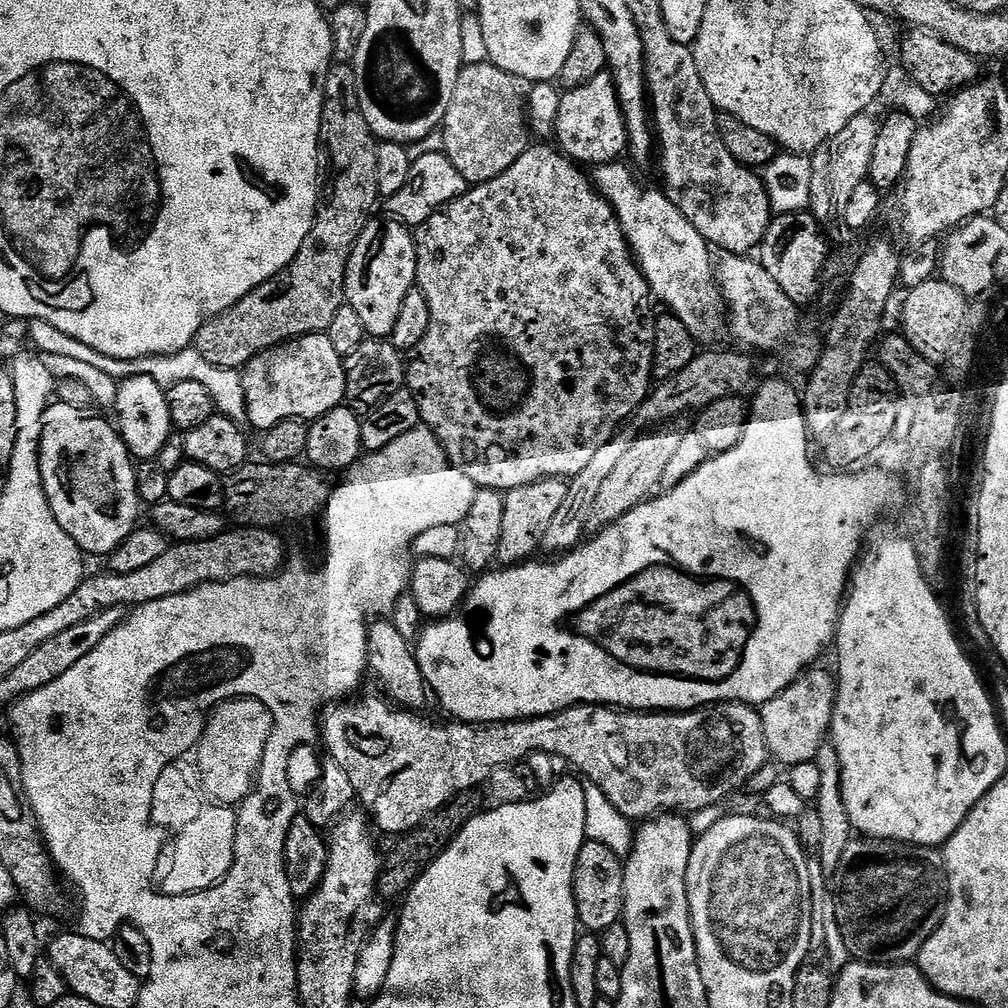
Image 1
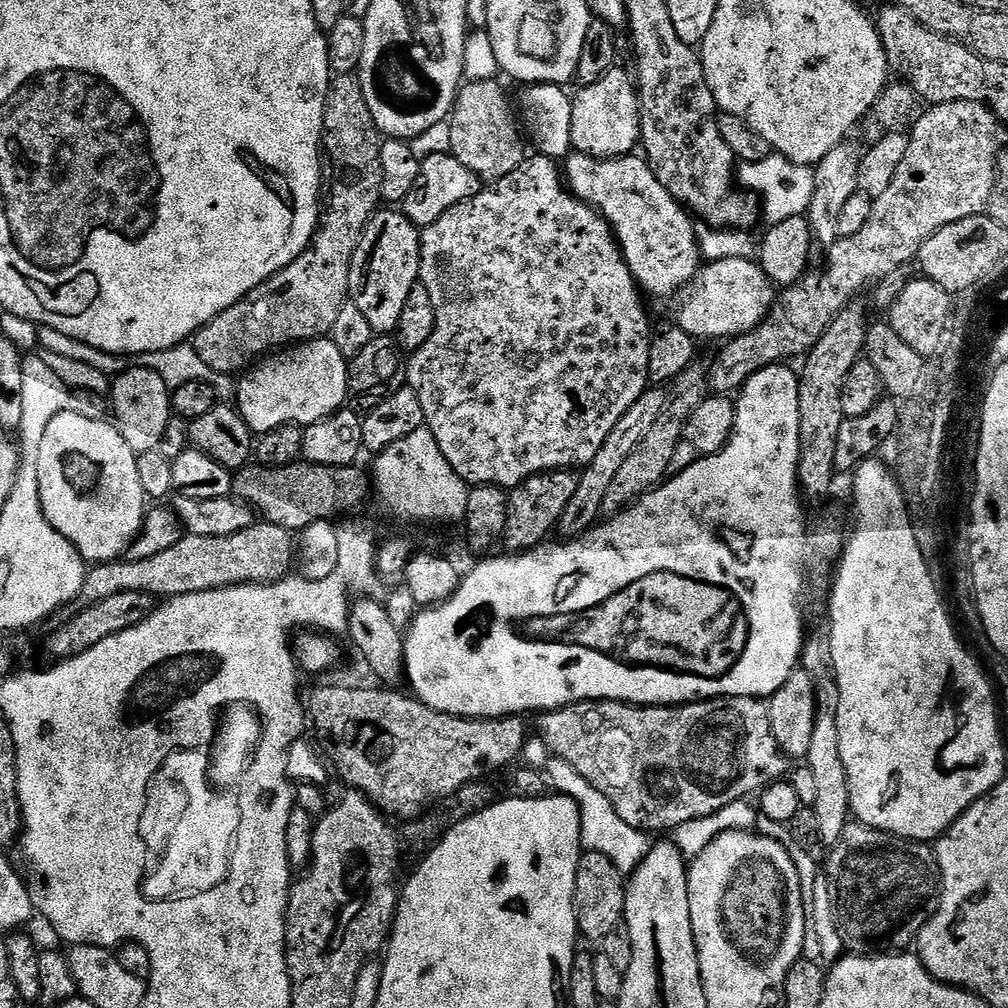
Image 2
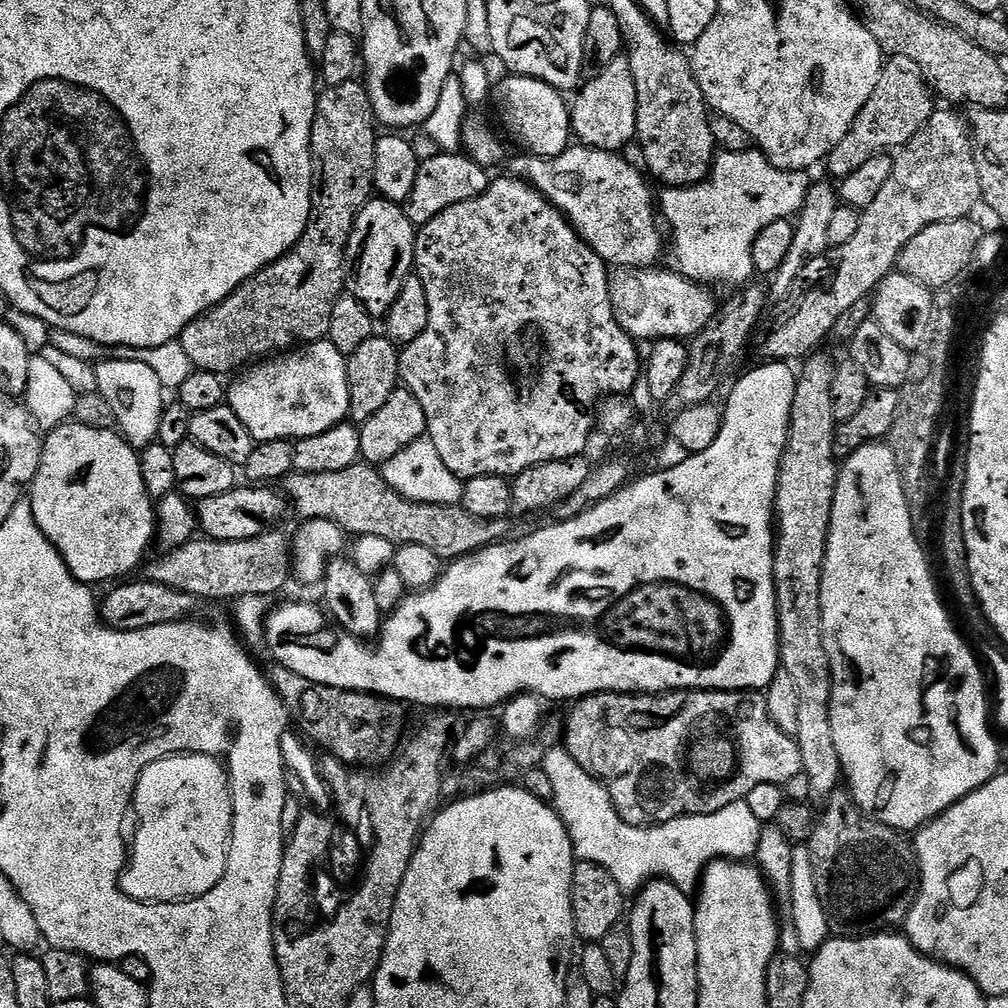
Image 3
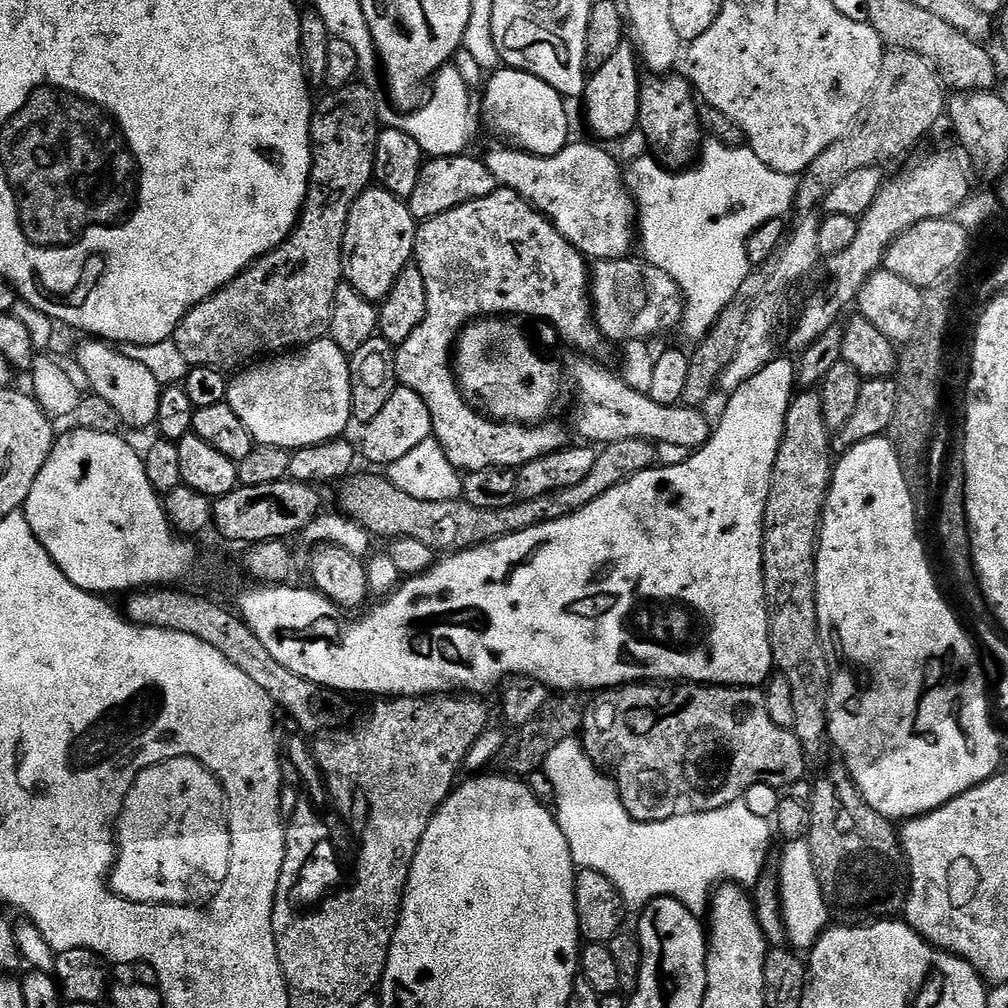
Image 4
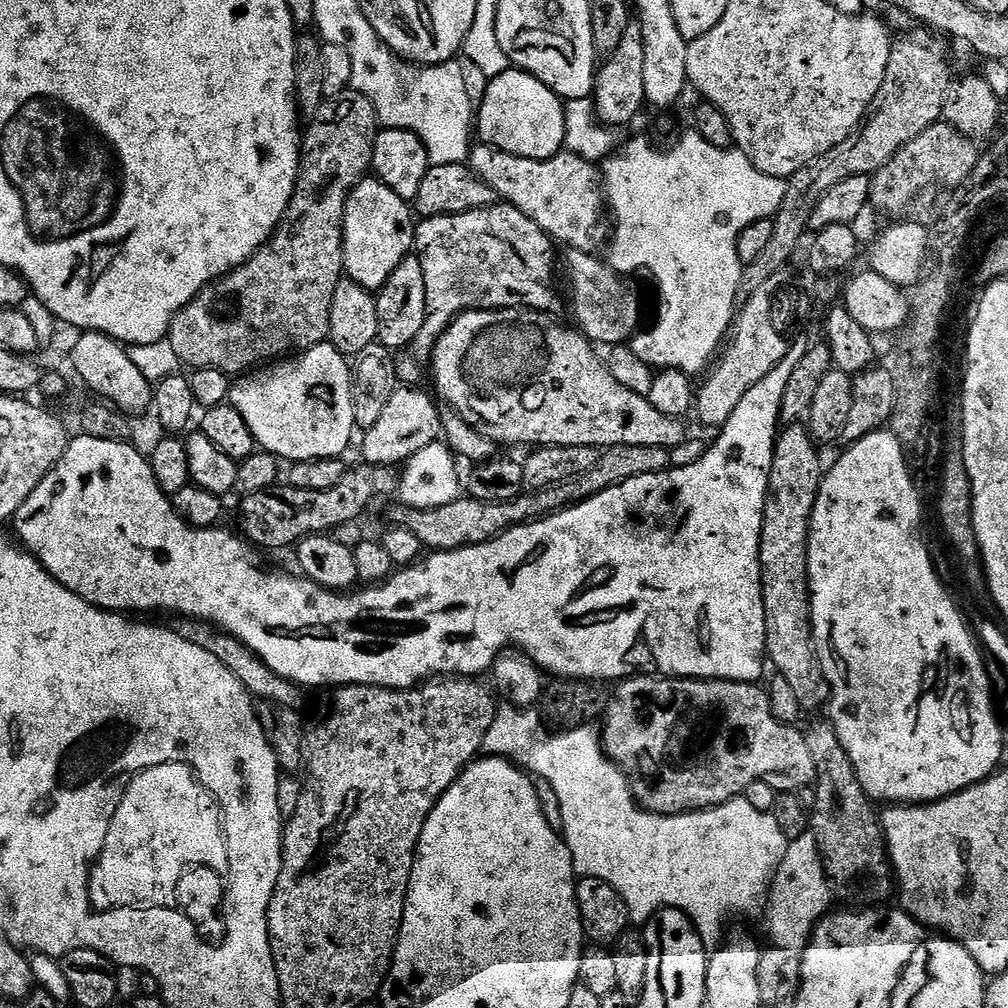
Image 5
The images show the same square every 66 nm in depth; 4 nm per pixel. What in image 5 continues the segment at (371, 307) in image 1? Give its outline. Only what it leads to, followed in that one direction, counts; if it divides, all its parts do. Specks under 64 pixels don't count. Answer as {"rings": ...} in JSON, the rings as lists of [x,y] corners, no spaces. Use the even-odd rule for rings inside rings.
{"rings":[[[365,178],[348,195],[344,211],[344,270],[347,279],[369,290],[379,290],[414,248],[416,224],[409,201],[398,198],[390,186]]]}

